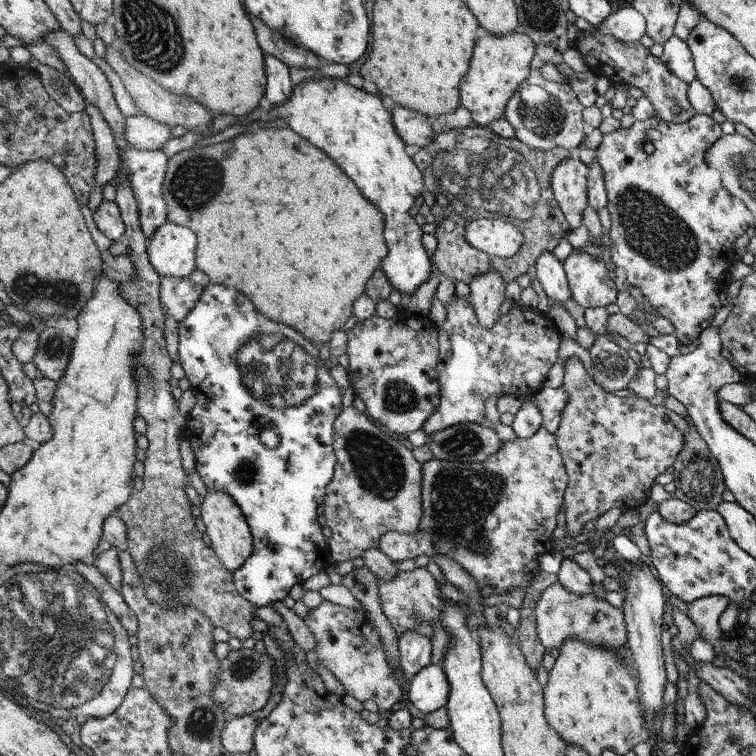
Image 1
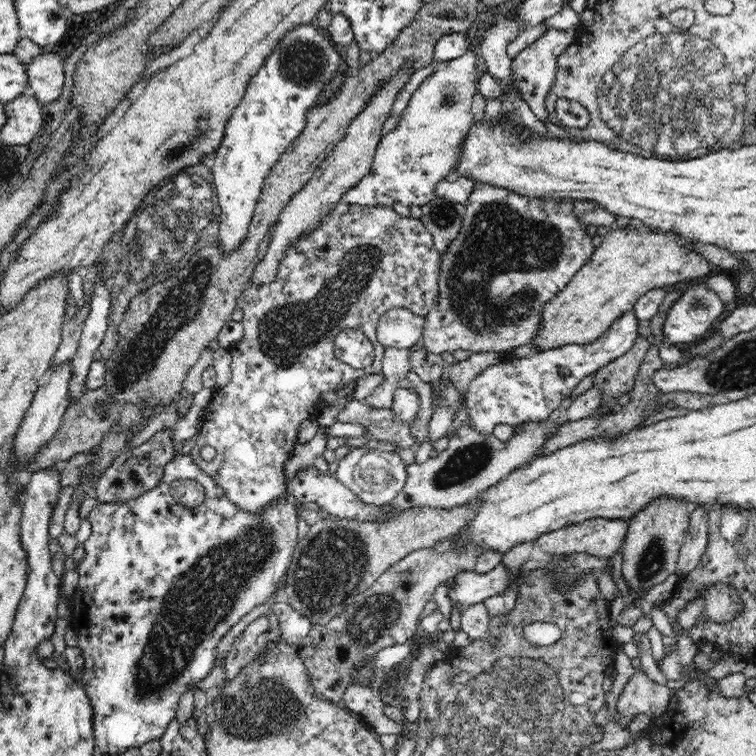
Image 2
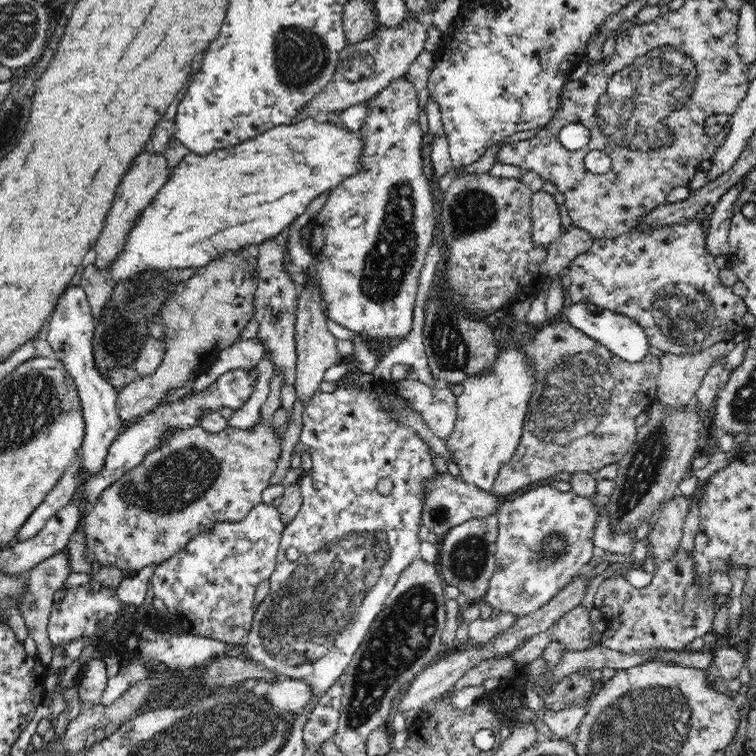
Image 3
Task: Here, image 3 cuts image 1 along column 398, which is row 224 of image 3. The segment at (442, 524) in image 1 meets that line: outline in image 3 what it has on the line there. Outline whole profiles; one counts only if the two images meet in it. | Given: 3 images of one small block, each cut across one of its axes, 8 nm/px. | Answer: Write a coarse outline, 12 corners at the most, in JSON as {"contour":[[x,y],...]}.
{"contour":[[533,194],[531,240],[546,249],[561,234],[559,205]]}

